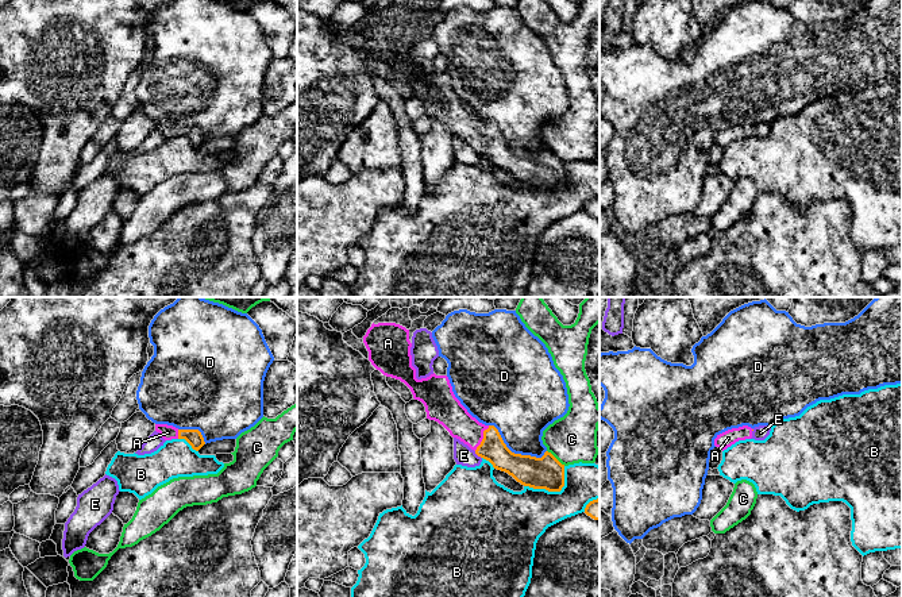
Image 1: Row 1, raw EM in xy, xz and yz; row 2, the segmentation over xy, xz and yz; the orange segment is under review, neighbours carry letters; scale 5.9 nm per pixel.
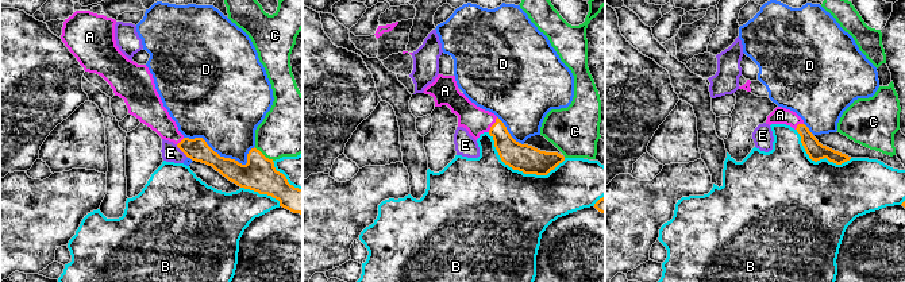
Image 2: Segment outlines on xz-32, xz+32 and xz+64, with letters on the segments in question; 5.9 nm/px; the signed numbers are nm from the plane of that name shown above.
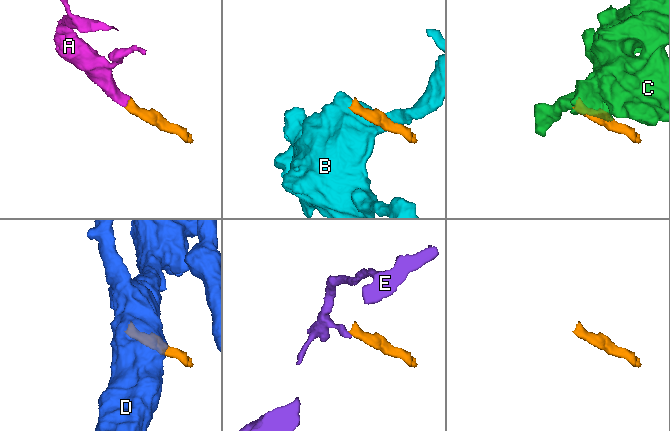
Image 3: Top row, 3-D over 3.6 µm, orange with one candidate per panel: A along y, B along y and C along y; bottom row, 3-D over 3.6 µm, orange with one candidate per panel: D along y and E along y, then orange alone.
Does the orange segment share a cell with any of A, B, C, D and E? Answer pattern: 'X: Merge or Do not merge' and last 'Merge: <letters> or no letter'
A: Merge
B: Do not merge
C: Do not merge
D: Do not merge
E: Do not merge
Merge: A

